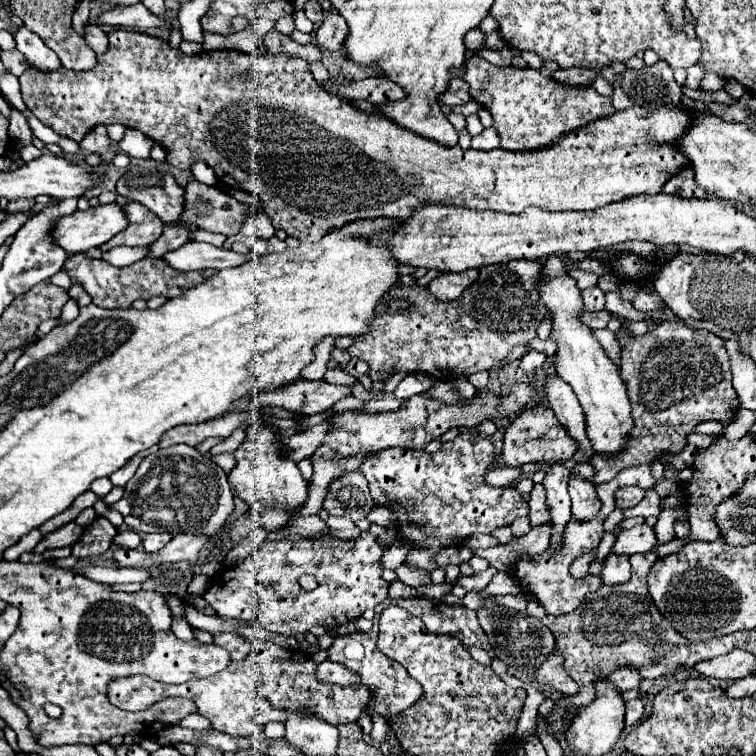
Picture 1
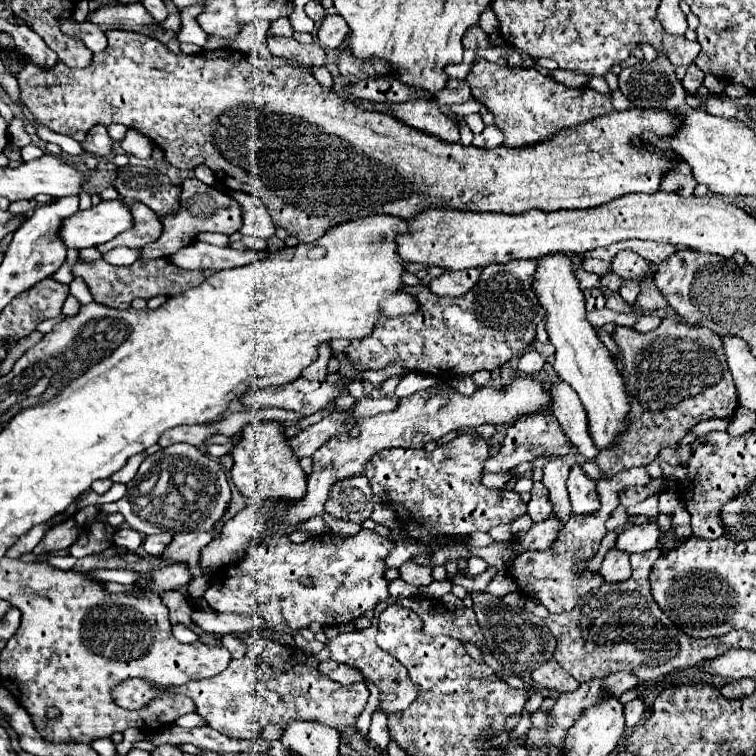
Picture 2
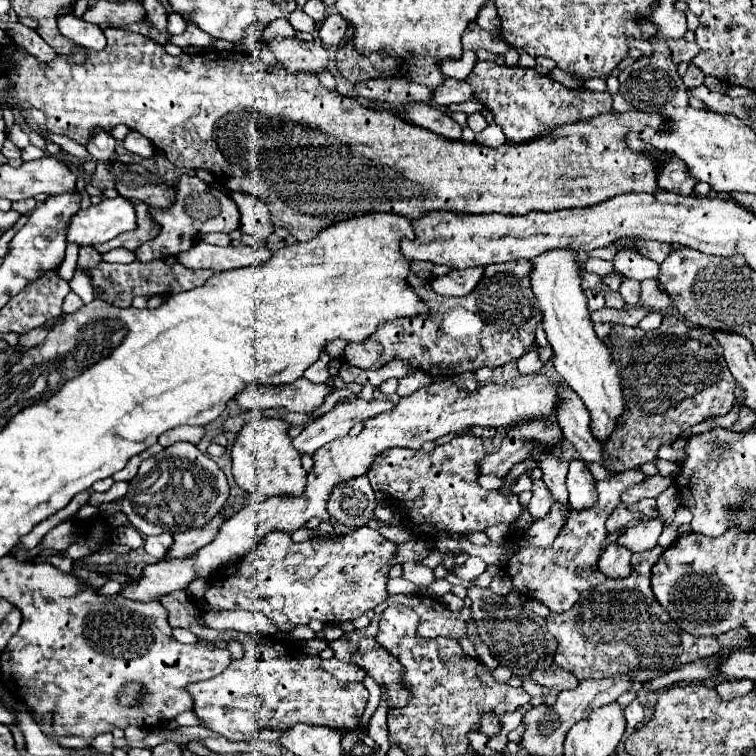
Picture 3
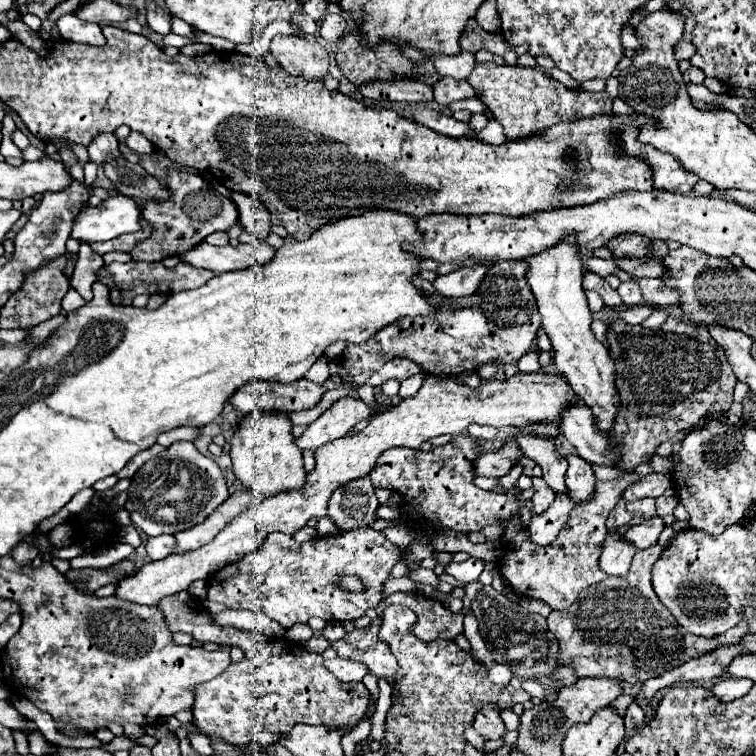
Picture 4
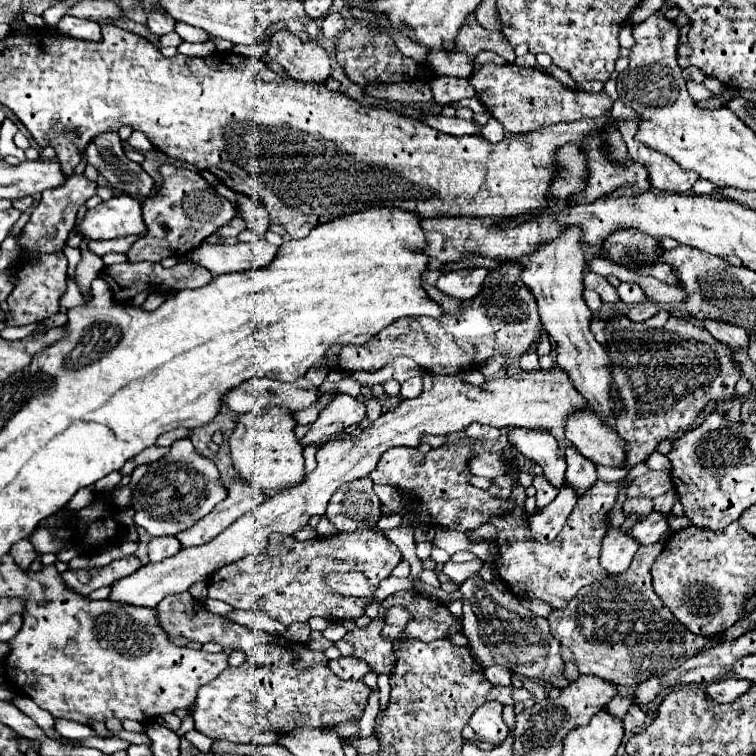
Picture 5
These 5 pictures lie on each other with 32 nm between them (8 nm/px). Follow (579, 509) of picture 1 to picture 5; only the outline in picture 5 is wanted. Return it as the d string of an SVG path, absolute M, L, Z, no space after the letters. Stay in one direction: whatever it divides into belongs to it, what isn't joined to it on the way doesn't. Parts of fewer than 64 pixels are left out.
M566 448L566 462L568 462L568 470L566 470L566 484L570 488L576 490L576 496L584 496L596 482L596 464L592 464L590 460L586 460L584 456L580 456L580 452L576 448Z

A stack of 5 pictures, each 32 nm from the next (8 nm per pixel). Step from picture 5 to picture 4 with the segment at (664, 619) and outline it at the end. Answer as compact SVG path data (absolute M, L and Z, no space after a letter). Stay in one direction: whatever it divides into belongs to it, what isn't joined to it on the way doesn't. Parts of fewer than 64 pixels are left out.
M658 544L638 550L628 576L590 586L580 592L580 600L568 610L550 612L546 618L548 630L560 644L558 660L562 666L574 668L578 678L620 678L636 684L656 678L696 656L704 656L704 652L714 652L722 644L738 644L748 634L746 622L714 638L698 638L684 632L652 590L650 570L662 550Z

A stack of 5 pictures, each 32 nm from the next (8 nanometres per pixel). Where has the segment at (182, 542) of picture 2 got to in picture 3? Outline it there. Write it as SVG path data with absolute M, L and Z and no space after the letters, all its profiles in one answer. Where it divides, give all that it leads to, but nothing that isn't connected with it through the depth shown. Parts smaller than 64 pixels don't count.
M224 508L224 512L218 518L214 518L206 528L174 534L174 544L168 550L168 556L170 558L192 558L196 550L200 550L202 546L206 546L218 534L218 530L220 530L220 526L224 522L224 516L228 512L230 512L230 508Z

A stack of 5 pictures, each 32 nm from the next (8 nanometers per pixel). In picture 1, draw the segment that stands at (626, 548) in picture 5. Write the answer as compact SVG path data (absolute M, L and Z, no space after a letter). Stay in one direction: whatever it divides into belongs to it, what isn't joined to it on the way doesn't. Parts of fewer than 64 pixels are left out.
M608 556L602 568L602 582L604 584L624 584L630 580L630 562L628 556Z

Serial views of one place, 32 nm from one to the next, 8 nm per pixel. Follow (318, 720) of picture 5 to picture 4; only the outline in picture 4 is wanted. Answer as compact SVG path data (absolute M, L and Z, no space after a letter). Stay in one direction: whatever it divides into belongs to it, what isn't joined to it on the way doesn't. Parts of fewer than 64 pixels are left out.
M176 592L172 596L166 596L158 604L164 612L166 624L172 632L182 630L192 634L198 642L216 642L216 644L236 644L246 652L246 658L242 662L232 662L220 676L208 682L208 686L194 688L194 706L192 712L196 716L196 726L204 730L206 734L216 734L230 744L250 744L258 740L258 734L262 730L270 732L290 732L296 724L310 724L310 726L326 726L326 728L340 728L340 726L356 726L366 708L368 708L368 690L362 682L340 682L336 676L332 676L324 664L320 654L306 652L300 644L294 644L284 638L272 638L258 632L238 630L238 628L220 628L210 622L210 614L196 602L188 592Z

